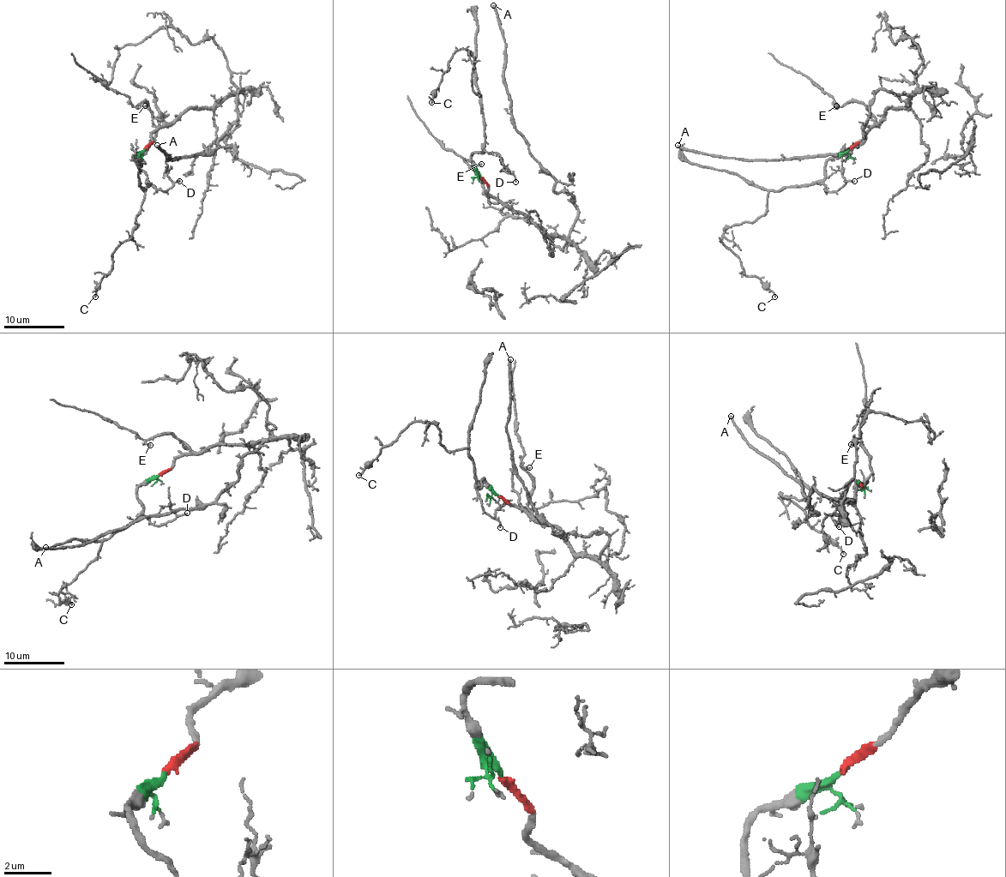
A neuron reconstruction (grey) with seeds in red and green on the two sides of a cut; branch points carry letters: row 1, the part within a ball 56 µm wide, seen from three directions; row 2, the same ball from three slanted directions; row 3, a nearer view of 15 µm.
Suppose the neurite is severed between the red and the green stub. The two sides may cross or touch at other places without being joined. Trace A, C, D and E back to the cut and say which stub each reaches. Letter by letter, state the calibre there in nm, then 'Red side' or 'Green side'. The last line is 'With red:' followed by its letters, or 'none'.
A: Thickness 240 nm. Red side
C: Thickness 140 nm. Green side
D: Thickness 130 nm. Green side
E: Thickness 170 nm. Red side
With red: A, E

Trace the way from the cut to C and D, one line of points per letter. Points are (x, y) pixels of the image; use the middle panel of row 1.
C: (480, 177), (471, 155), (483, 153), (482, 98), (474, 92), (474, 58), (465, 49), (453, 55), (431, 102)
D: (480, 177), (471, 155), (486, 151), (496, 153), (500, 157), (515, 181)

